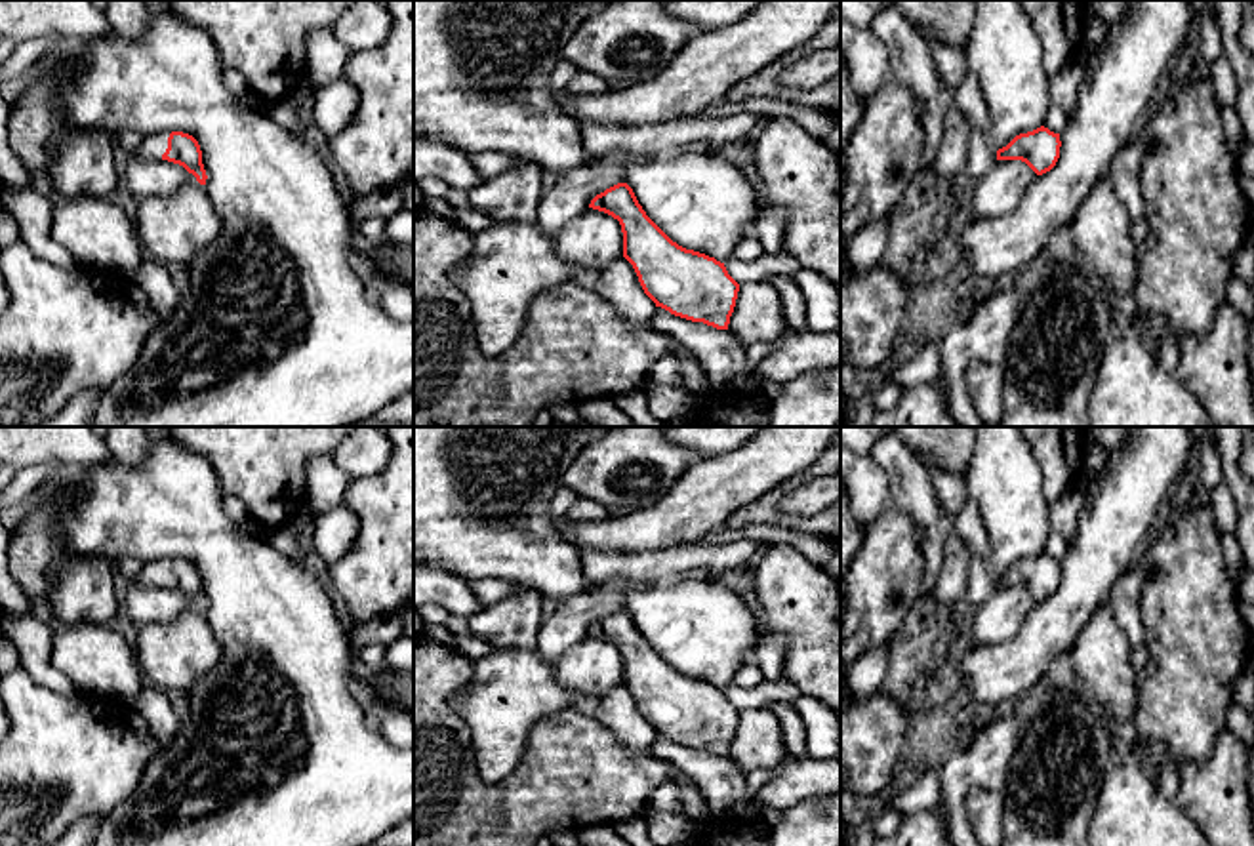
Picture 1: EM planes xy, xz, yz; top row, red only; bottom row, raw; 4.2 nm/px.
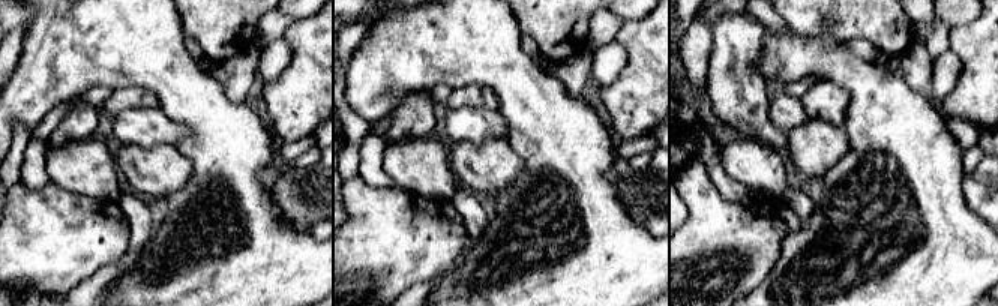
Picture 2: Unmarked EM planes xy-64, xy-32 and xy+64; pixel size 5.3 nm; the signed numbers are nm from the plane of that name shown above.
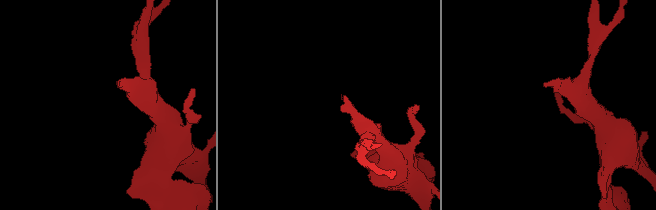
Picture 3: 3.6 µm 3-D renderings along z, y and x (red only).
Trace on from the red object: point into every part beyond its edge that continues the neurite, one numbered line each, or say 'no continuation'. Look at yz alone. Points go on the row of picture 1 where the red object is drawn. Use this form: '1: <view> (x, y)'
no continuation

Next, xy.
1: xy (153, 145)

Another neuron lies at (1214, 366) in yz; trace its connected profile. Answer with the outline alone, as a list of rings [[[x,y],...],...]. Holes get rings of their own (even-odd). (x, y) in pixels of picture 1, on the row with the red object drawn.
[[[1224,303],[1212,328],[1191,335],[1163,314],[1138,311],[1121,330],[1138,332],[1147,343],[1172,337],[1180,345],[1182,383],[1201,400],[1218,427],[1254,427],[1252,375],[1248,366],[1248,320]]]

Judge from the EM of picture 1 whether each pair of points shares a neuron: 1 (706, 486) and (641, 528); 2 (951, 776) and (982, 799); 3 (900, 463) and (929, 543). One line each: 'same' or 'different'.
1: same
2: different
3: same

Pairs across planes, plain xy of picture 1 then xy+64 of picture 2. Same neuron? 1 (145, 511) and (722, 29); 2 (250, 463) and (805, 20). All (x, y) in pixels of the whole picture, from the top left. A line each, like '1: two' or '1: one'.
1: two
2: one

